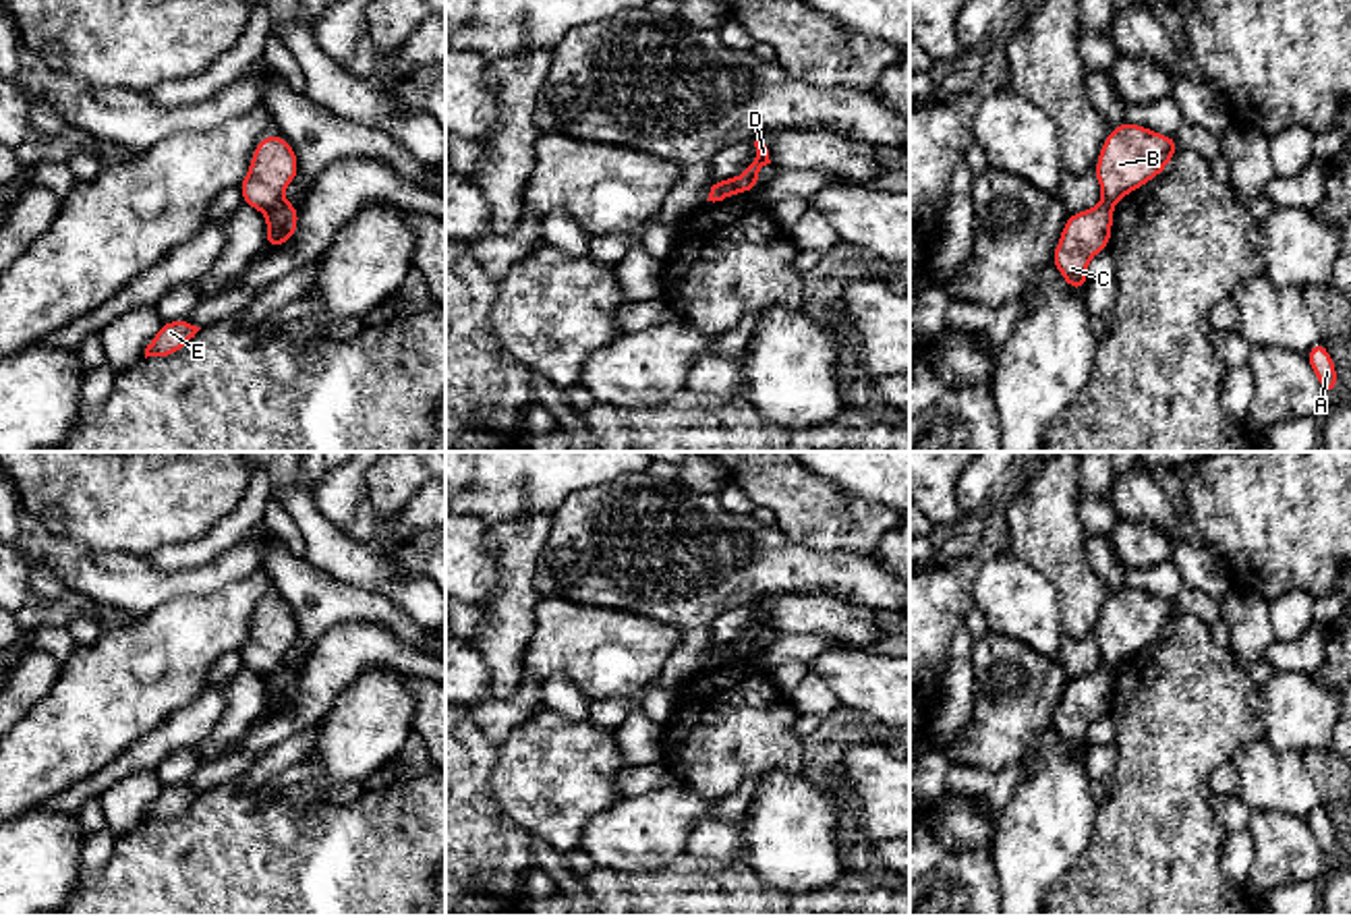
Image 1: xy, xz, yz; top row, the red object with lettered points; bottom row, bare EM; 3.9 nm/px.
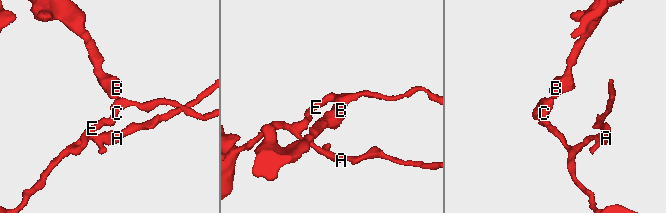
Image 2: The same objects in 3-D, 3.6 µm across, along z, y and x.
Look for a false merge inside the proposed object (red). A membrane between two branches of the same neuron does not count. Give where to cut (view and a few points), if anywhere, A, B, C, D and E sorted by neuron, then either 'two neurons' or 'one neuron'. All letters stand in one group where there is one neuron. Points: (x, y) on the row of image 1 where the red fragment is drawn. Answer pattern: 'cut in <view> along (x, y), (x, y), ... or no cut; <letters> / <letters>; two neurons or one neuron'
cut in xy along (282, 199), (266, 214); A C D E / B; two neurons

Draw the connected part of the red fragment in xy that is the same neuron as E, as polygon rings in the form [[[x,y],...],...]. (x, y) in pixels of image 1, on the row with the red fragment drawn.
[[[189,319],[164,321],[160,332],[145,348],[147,356],[168,356],[184,348],[201,327],[193,325]]]

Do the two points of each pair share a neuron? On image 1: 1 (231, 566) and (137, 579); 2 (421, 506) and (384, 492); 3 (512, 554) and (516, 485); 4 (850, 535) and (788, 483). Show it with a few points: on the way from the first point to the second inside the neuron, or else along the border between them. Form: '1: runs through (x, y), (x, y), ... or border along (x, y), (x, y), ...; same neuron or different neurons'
1: runs through (208, 579), (160, 583); same neuron
2: border along (423, 483), (398, 519), (384, 527); different neurons
3: border along (552, 510), (494, 525); different neurons
4: runs through (836, 523), (825, 521), (802, 498); same neuron

